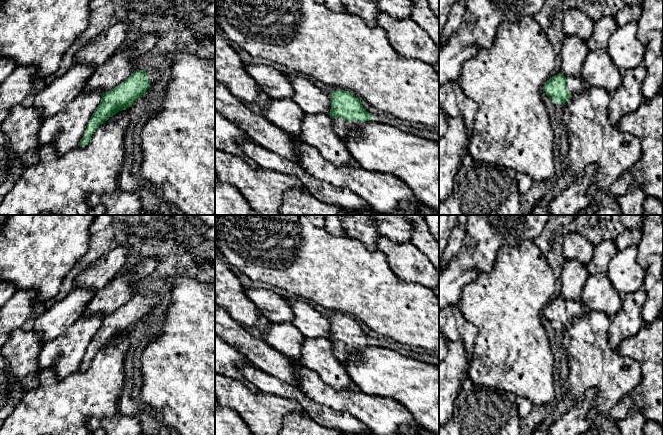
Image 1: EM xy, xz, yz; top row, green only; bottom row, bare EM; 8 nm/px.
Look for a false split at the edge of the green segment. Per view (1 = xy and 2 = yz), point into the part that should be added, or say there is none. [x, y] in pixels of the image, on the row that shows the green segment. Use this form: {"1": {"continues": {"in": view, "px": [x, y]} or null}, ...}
{"1": {"continues": {"in": "xy", "px": [152, 76]}}, "2": {"continues": {"in": "yz", "px": [574, 84]}}}

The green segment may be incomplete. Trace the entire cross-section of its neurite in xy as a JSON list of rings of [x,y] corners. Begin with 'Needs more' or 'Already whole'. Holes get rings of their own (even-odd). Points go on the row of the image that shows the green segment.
Needs more. [[[134,71],[124,82],[103,93],[78,146],[86,146],[97,127],[119,111],[125,110],[161,77],[160,71]]]

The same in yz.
Needs more. [[[559,73],[545,83],[543,91],[555,104],[564,104],[571,95],[583,90],[586,83],[580,75],[565,77]]]

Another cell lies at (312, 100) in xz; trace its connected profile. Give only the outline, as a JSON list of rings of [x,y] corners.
[[[285,76],[288,78],[294,90],[292,101],[294,101],[305,114],[328,114],[330,112],[330,93],[323,91],[305,79],[297,76]]]

